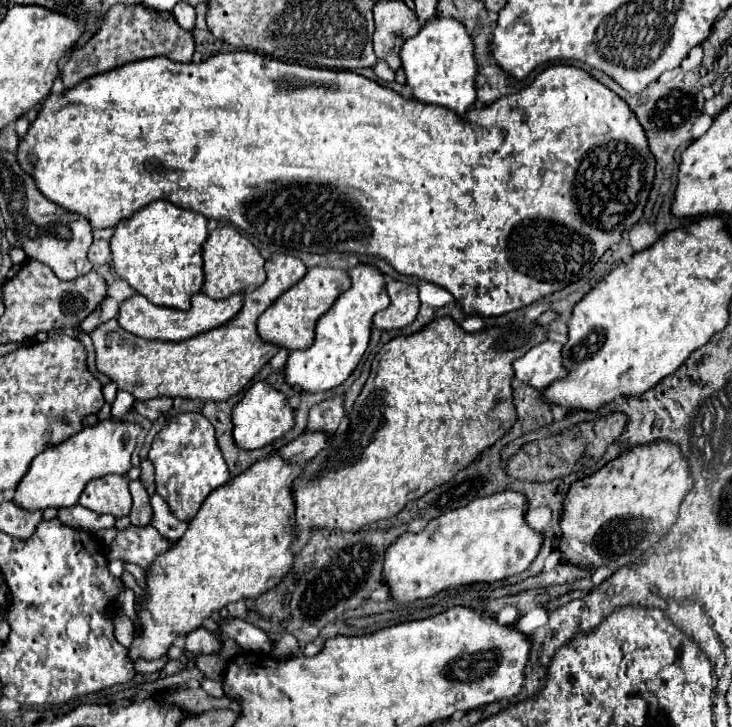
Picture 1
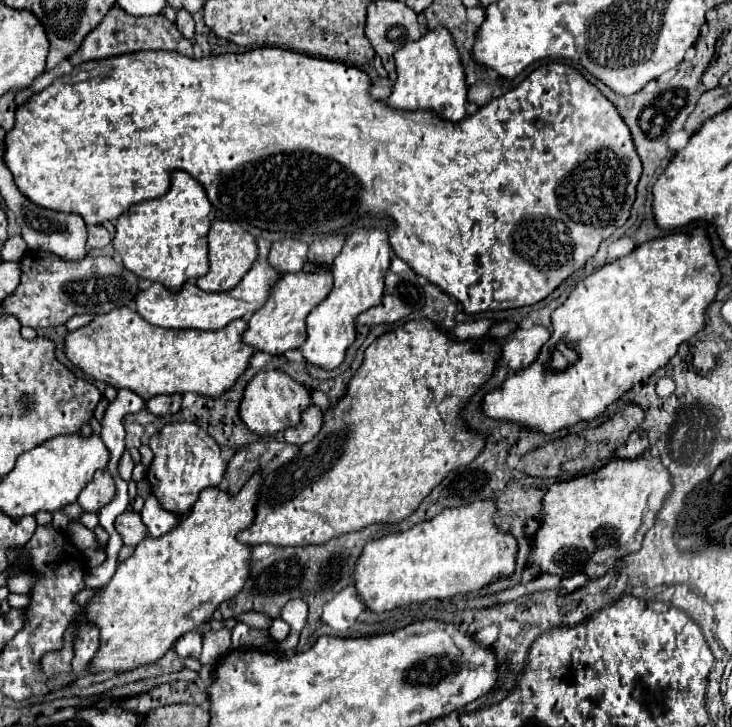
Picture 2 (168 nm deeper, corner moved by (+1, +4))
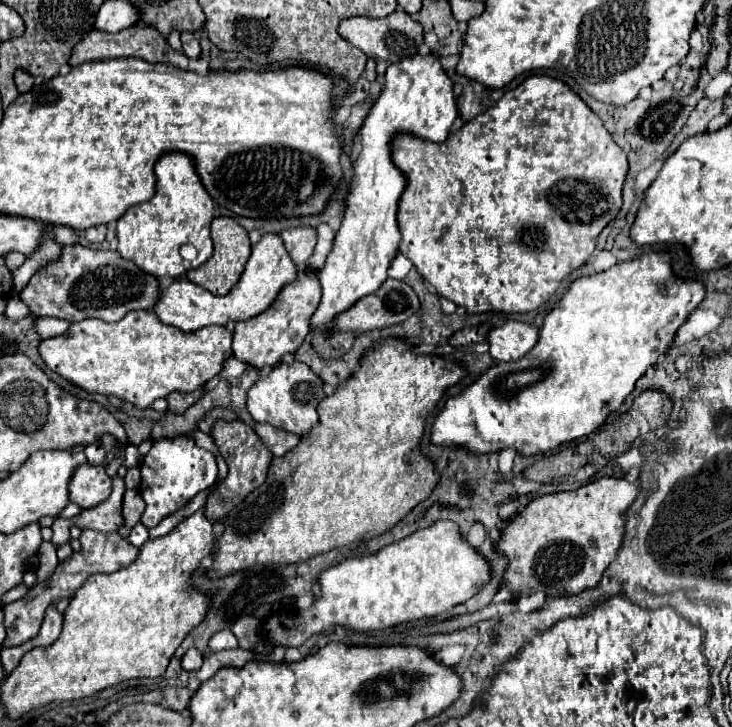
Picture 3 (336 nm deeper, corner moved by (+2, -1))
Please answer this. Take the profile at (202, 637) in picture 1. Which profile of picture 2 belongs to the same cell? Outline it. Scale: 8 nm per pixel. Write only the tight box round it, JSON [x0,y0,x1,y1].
[174,632,202,658]

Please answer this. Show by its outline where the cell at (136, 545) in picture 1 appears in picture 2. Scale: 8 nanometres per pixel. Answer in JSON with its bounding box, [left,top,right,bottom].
[114,512,148,548]

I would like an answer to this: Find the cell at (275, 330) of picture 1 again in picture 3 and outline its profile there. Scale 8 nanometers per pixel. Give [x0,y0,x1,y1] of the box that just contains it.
[233,265,321,369]

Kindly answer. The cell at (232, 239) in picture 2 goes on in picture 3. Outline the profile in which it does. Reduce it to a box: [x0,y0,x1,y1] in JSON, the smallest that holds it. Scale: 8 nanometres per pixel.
[187,217,251,295]

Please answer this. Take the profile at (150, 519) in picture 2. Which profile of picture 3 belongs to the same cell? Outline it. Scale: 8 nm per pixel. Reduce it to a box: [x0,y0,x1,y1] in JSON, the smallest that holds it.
[127,523,149,547]

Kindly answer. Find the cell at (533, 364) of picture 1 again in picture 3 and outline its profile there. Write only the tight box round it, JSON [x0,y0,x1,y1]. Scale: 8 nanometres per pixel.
[489,319,539,361]

